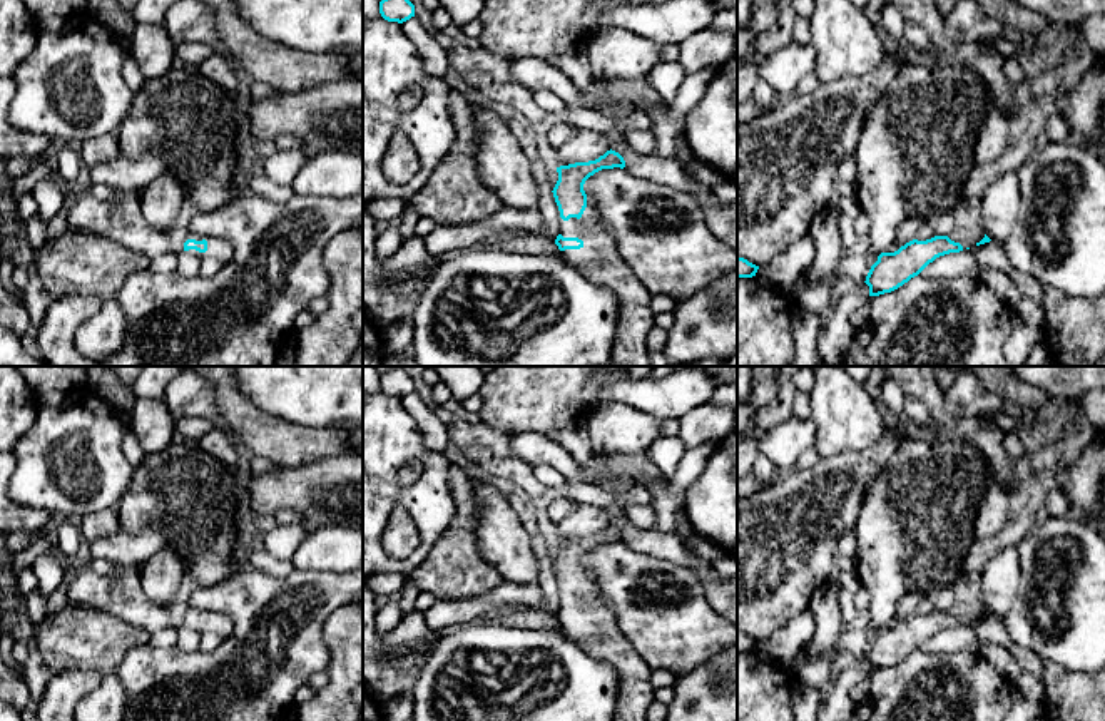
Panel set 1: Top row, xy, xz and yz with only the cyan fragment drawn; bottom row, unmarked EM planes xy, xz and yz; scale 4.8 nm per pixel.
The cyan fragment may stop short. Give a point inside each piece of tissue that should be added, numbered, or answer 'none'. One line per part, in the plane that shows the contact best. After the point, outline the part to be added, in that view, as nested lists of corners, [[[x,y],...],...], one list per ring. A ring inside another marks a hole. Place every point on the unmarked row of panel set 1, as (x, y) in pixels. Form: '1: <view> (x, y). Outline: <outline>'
1: xy (221, 624). Outline: [[[191,607],[187,611],[187,614],[196,614],[196,616],[207,616],[207,626],[206,627],[199,627],[196,624],[189,624],[187,627],[204,634],[204,632],[212,632],[221,636],[222,639],[229,637],[234,631],[234,622],[229,616],[226,614],[219,614],[216,611],[206,609],[206,607]]]

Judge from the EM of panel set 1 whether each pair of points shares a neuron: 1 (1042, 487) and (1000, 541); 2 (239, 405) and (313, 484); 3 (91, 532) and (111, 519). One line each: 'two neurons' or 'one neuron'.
1: one neuron
2: two neurons
3: one neuron

